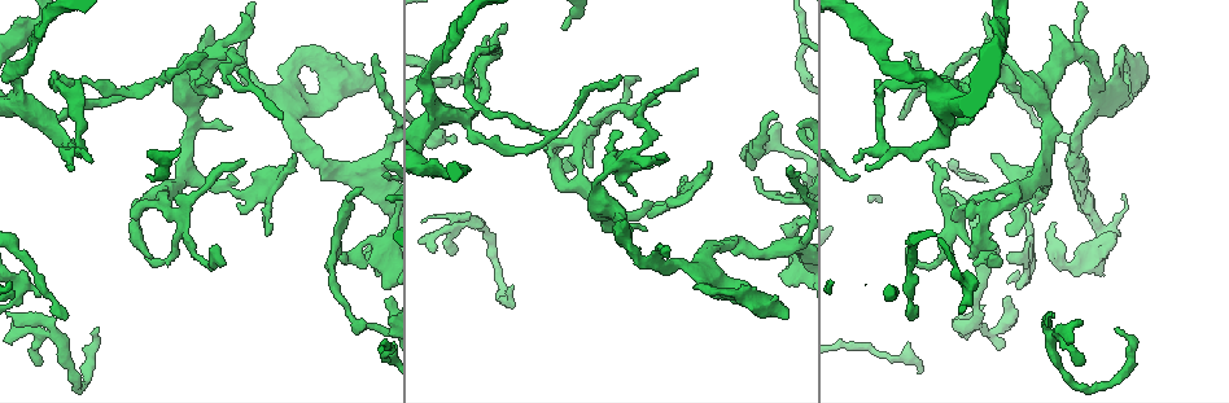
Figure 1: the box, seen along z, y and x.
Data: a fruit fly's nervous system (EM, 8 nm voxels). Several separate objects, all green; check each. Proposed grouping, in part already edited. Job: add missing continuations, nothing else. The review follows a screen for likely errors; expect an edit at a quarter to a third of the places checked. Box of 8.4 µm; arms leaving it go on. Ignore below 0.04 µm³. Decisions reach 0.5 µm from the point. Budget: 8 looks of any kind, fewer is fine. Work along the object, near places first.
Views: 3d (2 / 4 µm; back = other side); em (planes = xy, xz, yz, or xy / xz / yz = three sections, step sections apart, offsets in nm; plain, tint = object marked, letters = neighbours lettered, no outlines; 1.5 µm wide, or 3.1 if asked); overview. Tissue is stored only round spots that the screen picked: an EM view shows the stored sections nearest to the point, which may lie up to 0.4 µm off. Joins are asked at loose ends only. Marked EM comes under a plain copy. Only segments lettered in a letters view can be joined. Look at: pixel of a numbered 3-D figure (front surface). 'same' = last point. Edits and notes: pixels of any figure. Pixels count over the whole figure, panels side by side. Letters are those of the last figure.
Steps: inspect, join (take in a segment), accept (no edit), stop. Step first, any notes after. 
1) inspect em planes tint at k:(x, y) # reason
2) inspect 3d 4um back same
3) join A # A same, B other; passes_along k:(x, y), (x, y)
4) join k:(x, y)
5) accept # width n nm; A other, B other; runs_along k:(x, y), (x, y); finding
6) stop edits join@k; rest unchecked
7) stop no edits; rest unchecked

inspect 3d 2um back at 1:(219, 248) # an open end

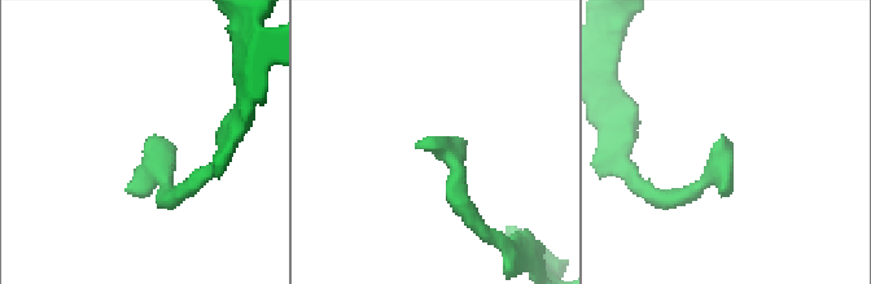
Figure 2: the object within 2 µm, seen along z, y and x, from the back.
inspect em yz step 4 letters at 2:(441, 144) # now the EM

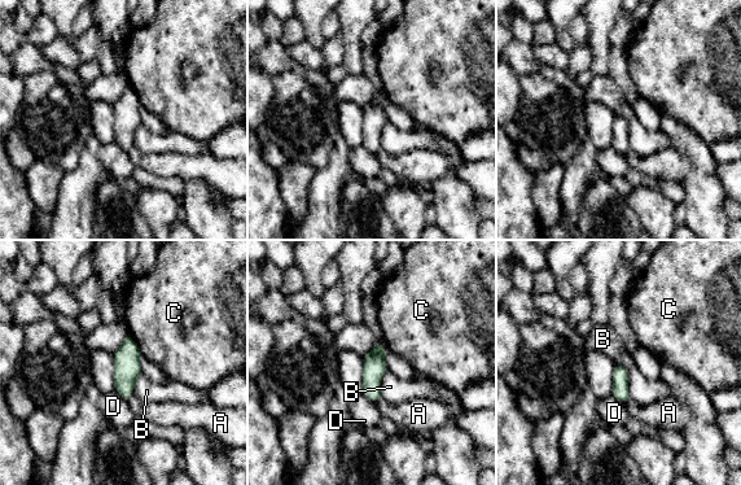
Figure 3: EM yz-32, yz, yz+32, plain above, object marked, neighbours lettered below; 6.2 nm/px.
inspect em xz step 4 letters same # cut it another way

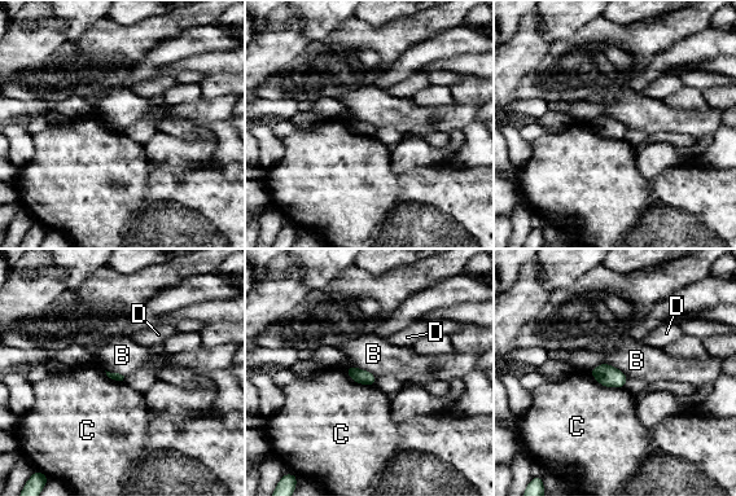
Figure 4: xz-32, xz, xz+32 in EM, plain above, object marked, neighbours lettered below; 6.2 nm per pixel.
accept # width 90 nm; B other, C other, D other; border 4:(351, 364), (376, 376); none of them fits

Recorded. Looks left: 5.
inspect em xy step 4 letters at 1:(780, 125) # tapers out

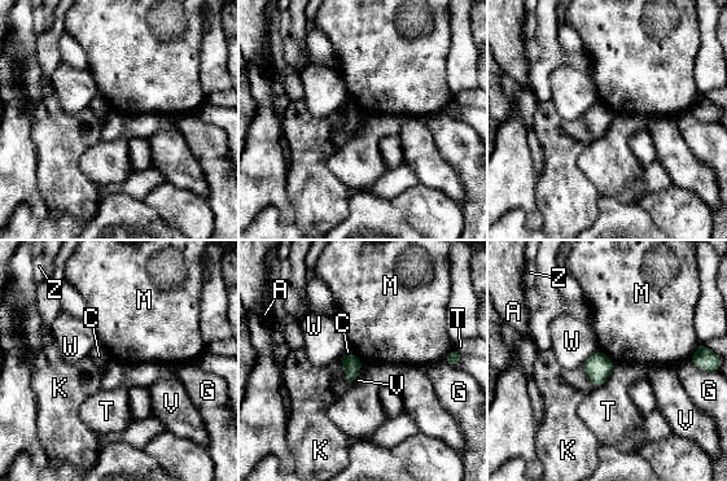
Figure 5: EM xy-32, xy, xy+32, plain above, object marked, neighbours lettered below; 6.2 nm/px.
accept # width 120 nm; A other, C other, G other, K other, M other, T other, V other, W other, Z other; border 5:(614, 363), (609, 376), (595, 388); none of them fits

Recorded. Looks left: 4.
inspect 3d 2um back at 1:(777, 115) # an open end

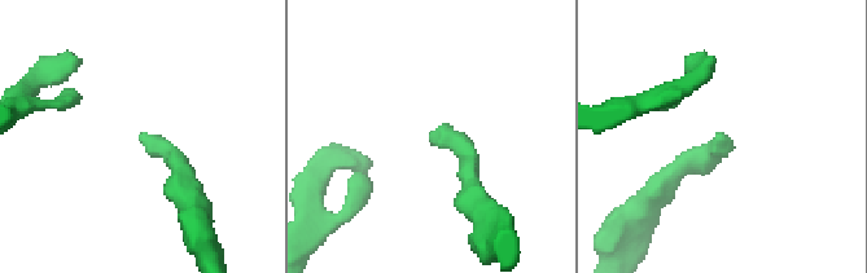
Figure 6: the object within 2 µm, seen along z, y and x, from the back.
inspect em planes letters at 6:(723, 137)

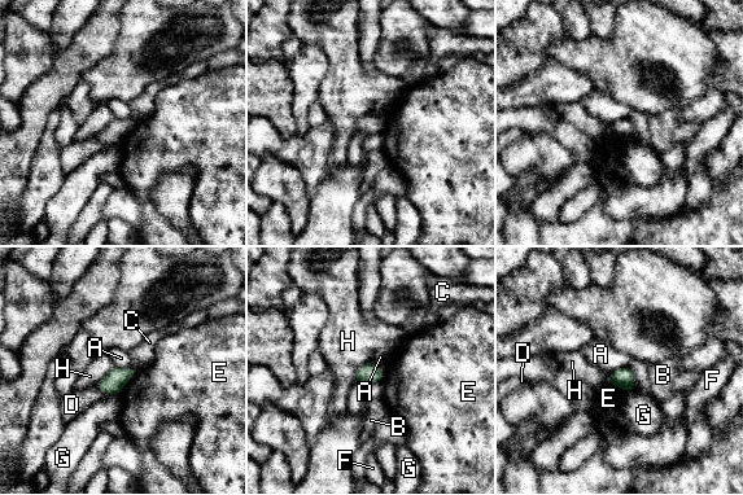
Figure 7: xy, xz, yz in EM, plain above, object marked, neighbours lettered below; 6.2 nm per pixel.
accept # longest_contact E 190 nm; A other, B other, C other, D other, E other, F other, G other, H other; no lettered segment goes on from it

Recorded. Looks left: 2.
stop no edits; rest unchecked

